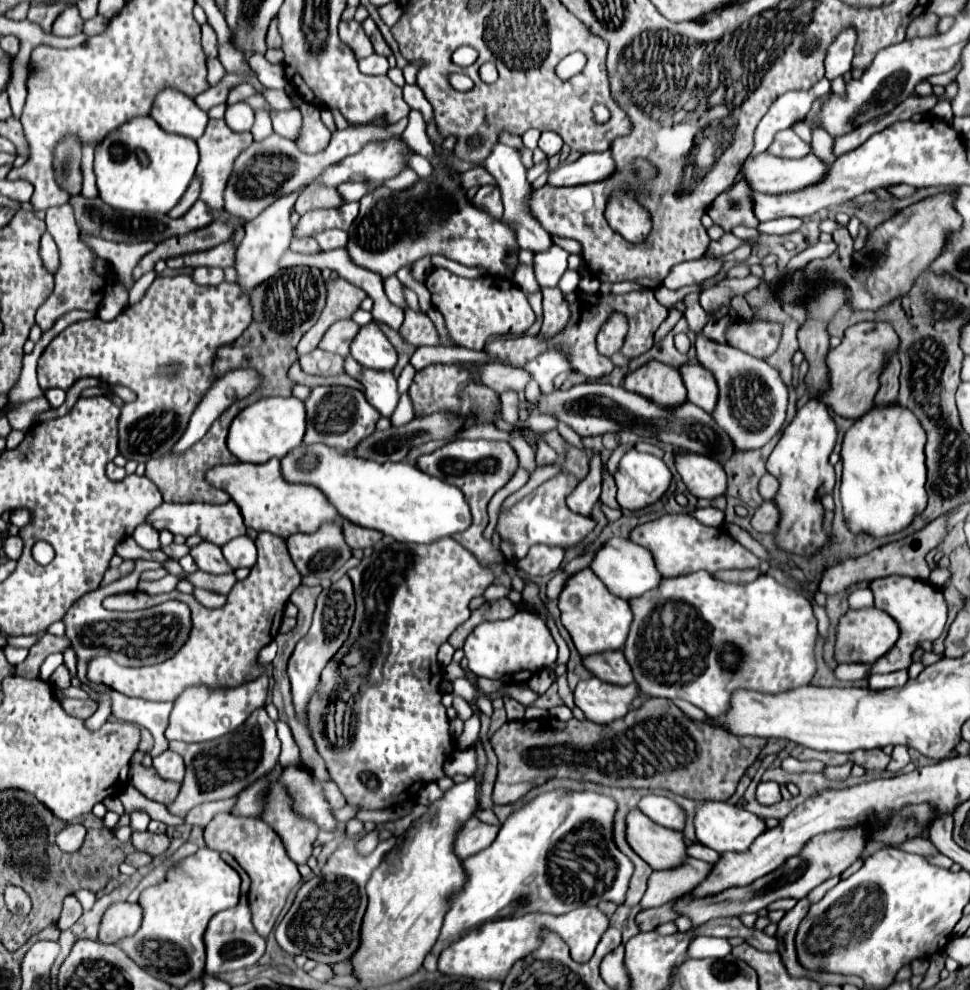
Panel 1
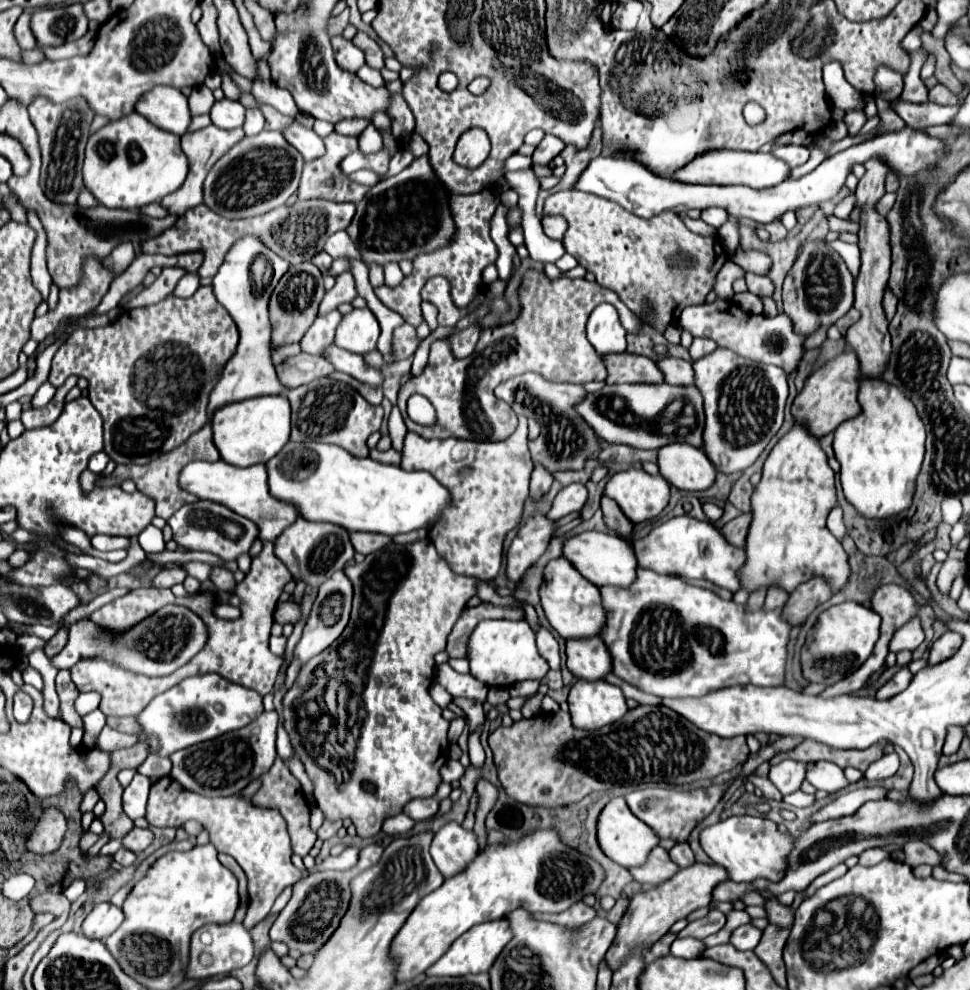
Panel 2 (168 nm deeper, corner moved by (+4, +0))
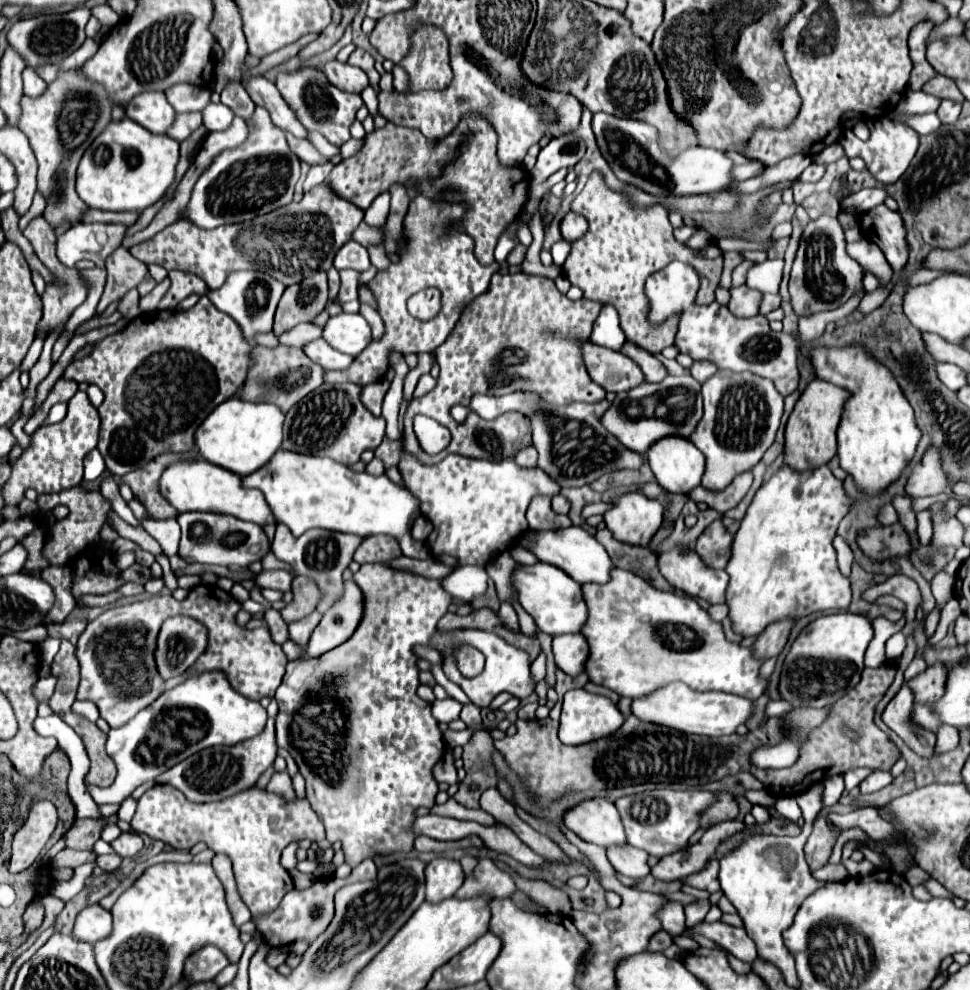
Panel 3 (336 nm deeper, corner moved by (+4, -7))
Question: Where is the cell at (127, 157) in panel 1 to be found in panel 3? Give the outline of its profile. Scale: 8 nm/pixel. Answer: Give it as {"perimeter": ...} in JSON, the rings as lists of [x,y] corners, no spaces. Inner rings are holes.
{"perimeter":[[[130,118],[120,122],[110,122],[106,130],[92,142],[92,146],[84,152],[78,168],[76,178],[76,192],[88,204],[88,208],[110,210],[110,212],[126,212],[136,210],[142,212],[144,208],[156,204],[164,198],[170,186],[176,182],[176,166],[178,166],[178,142],[166,134],[152,134],[140,124]]]}

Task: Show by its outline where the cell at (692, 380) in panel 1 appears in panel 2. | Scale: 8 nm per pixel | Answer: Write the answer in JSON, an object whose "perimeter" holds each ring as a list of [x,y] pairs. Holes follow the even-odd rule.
{"perimeter":[[[662,357],[656,361],[658,369],[664,373],[664,381],[670,385],[694,385],[692,363],[676,357]]]}

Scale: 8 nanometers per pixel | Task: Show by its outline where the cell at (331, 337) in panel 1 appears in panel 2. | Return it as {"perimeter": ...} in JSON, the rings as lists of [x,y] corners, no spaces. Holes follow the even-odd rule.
{"perimeter":[[[338,311],[318,315],[316,321],[310,325],[310,329],[300,339],[302,351],[312,353],[312,355],[320,355],[322,349],[328,347],[334,341],[334,333],[336,333],[336,327],[338,327],[340,319],[342,319],[342,315]]]}

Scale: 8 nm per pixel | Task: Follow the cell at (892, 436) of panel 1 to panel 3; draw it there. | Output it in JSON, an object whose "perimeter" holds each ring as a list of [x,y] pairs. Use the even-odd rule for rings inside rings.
{"perimeter":[[[816,348],[812,350],[812,364],[818,378],[852,392],[838,428],[840,468],[854,478],[860,492],[866,496],[880,496],[902,476],[922,438],[912,406],[900,392],[896,380],[888,376],[888,370],[876,364],[872,356],[864,356],[860,348]]]}

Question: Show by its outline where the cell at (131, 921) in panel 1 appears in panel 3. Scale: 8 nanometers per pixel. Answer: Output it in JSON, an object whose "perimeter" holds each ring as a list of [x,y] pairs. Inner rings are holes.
{"perimeter":[[[98,904],[86,906],[76,918],[74,938],[82,942],[90,942],[90,944],[100,942],[108,938],[110,932],[112,932],[112,914]]]}

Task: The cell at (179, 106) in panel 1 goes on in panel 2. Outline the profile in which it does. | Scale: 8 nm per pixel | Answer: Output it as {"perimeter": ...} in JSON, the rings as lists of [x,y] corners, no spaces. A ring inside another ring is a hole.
{"perimeter":[[[162,85],[140,97],[136,103],[136,113],[144,115],[152,125],[174,135],[184,135],[192,119],[186,97],[178,89]]]}

